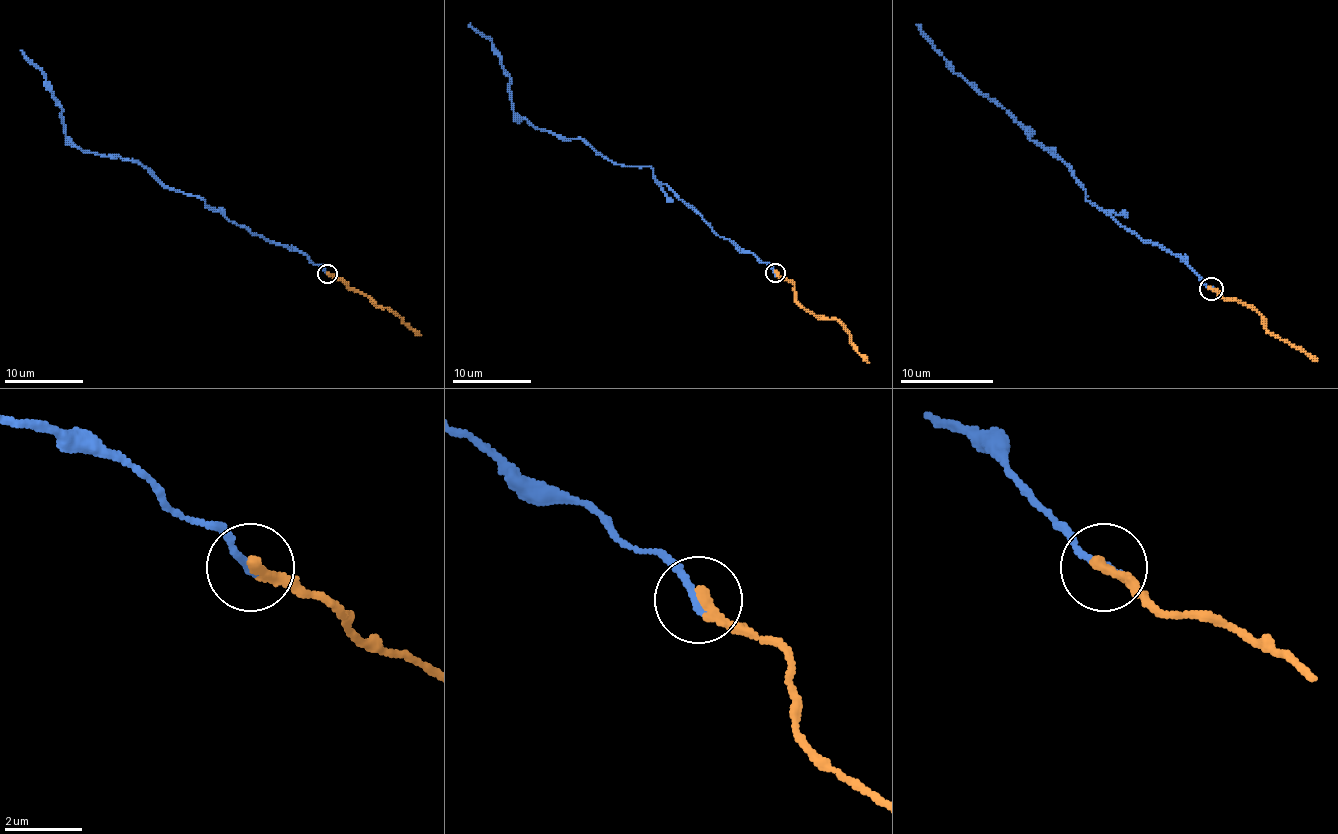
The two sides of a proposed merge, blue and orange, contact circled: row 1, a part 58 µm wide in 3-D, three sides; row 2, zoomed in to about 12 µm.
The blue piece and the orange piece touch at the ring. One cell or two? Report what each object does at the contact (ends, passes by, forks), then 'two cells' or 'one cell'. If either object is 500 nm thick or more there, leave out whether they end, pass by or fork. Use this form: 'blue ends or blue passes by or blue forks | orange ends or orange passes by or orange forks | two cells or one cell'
blue ends | orange ends | one cell

